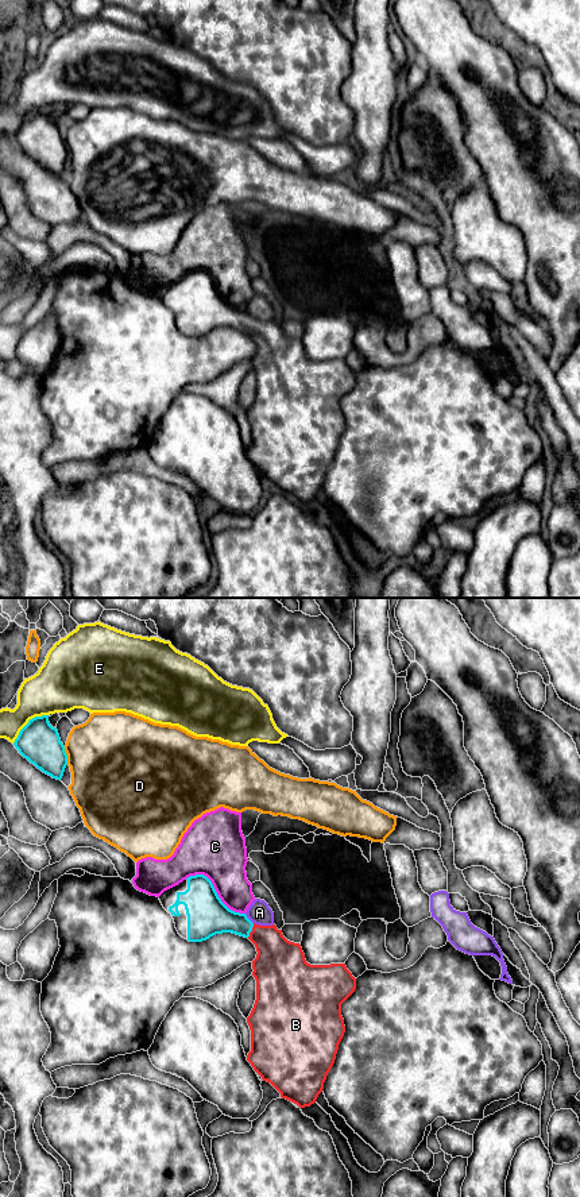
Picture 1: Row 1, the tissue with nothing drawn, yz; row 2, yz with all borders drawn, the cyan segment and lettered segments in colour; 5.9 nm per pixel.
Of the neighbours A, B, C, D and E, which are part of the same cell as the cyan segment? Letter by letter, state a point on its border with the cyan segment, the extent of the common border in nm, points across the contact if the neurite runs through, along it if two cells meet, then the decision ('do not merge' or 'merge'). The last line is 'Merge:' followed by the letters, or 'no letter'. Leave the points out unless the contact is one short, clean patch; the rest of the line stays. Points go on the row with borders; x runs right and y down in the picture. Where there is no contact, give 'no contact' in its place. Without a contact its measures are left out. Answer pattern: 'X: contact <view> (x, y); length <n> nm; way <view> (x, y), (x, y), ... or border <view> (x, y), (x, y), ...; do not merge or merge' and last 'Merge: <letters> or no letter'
A: contact yz (248, 919); length 80 nm; do not merge
B: contact yz (251, 930); length 100 nm; way yz (212, 916), (239, 923), (251, 930), (275, 954), (278, 962); merge
C: contact yz (215, 889); length 420 nm; do not merge
D: contact yz (66, 756); length 110 nm; do not merge
E: contact yz (28, 722); length 280 nm; border yz (47, 714), (33, 717), (12, 742); do not merge
Merge: B

